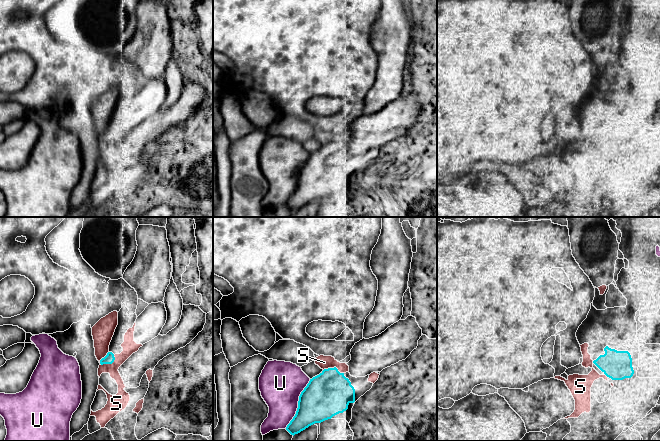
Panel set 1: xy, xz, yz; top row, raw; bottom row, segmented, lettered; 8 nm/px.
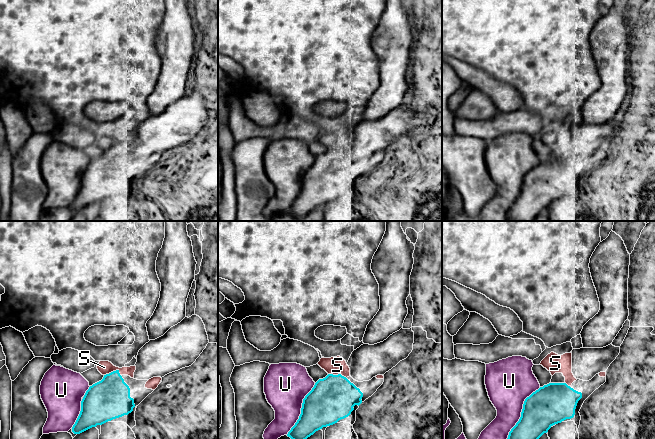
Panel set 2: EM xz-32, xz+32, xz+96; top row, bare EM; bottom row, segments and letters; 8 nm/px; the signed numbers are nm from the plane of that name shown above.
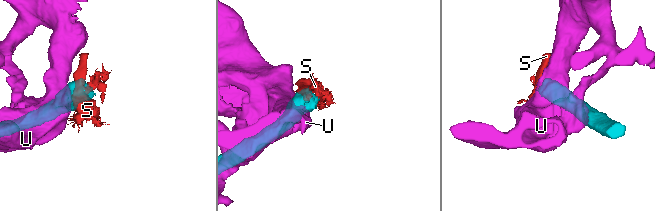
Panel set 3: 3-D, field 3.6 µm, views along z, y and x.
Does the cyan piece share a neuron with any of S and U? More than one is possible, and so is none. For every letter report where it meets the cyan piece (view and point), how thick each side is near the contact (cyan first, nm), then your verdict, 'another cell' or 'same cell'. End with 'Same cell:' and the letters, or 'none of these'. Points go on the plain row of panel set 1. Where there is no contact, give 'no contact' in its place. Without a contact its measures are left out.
S: contact xy (102, 134); calibres 80 and 120 nm; same cell
U: contact xz (298, 179); calibres 360 and 360 nm; another cell
Same cell: S

